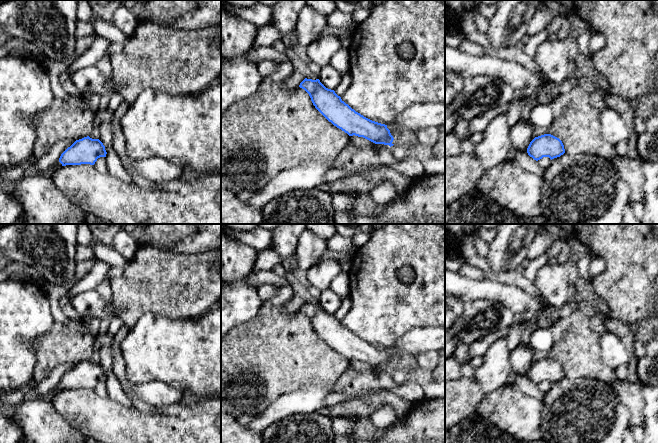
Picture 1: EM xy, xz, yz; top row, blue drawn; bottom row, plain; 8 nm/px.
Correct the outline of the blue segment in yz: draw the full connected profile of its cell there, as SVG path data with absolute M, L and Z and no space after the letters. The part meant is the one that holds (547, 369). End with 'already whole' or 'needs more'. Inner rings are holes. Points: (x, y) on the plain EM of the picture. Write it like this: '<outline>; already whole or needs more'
M544 358L535 361L530 366L527 372L527 377L536 385L543 381L549 381L552 384L563 379L565 377L565 373L559 362L551 358Z; already whole

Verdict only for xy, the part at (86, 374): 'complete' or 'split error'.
complete

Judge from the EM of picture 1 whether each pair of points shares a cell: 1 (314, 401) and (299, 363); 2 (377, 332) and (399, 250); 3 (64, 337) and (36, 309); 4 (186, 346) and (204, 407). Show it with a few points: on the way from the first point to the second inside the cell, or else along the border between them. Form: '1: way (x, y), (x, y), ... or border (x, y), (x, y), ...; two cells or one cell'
1: border (331, 384), (309, 385), (286, 393); two cells
2: way (382, 312), (393, 291), (393, 270); one cell
3: border (55, 321), (53, 326), (35, 341); two cells
4: border (207, 396), (199, 399); two cells

